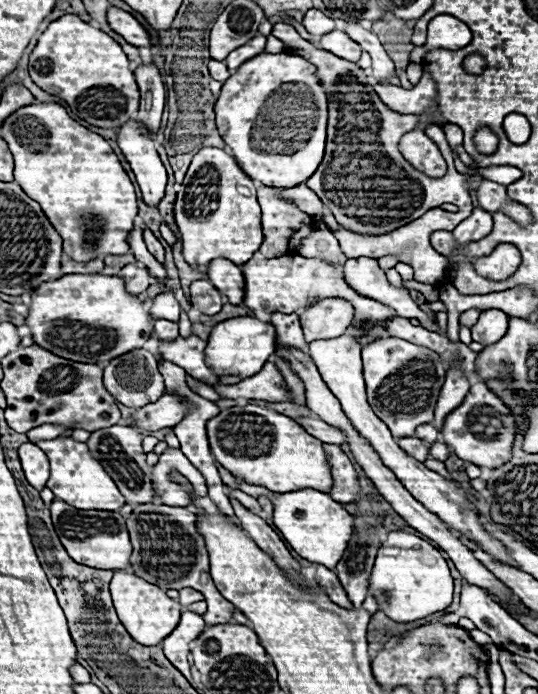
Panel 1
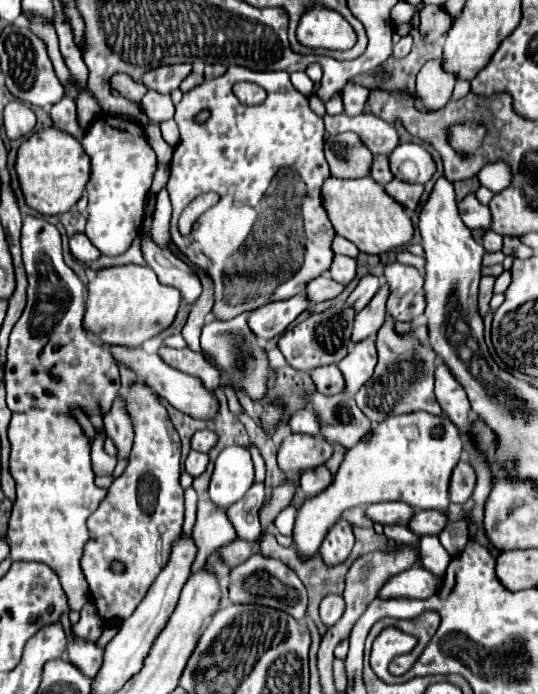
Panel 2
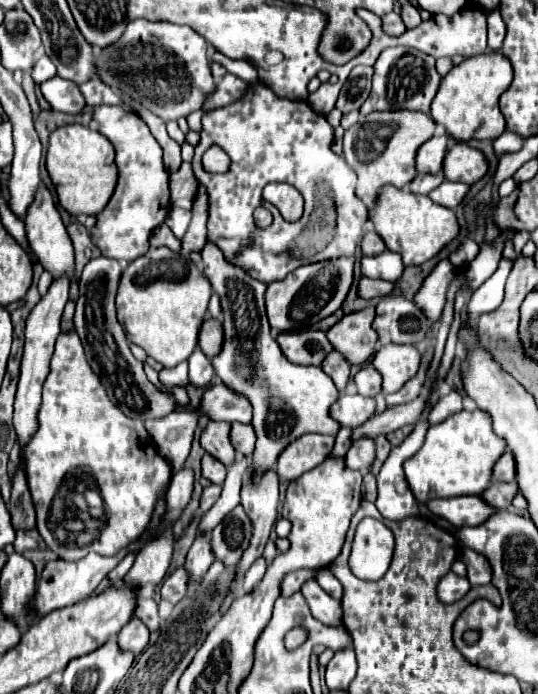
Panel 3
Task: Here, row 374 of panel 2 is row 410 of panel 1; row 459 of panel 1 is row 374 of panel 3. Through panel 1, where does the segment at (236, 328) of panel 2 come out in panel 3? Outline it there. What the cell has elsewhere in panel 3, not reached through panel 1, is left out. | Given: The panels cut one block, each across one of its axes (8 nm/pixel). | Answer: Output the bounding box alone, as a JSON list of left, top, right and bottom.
[202,244,340,470]

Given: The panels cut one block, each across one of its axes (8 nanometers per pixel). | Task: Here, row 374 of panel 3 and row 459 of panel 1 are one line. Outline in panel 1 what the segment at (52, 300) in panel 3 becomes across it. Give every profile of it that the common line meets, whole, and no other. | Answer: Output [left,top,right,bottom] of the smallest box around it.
[18,442,50,490]

